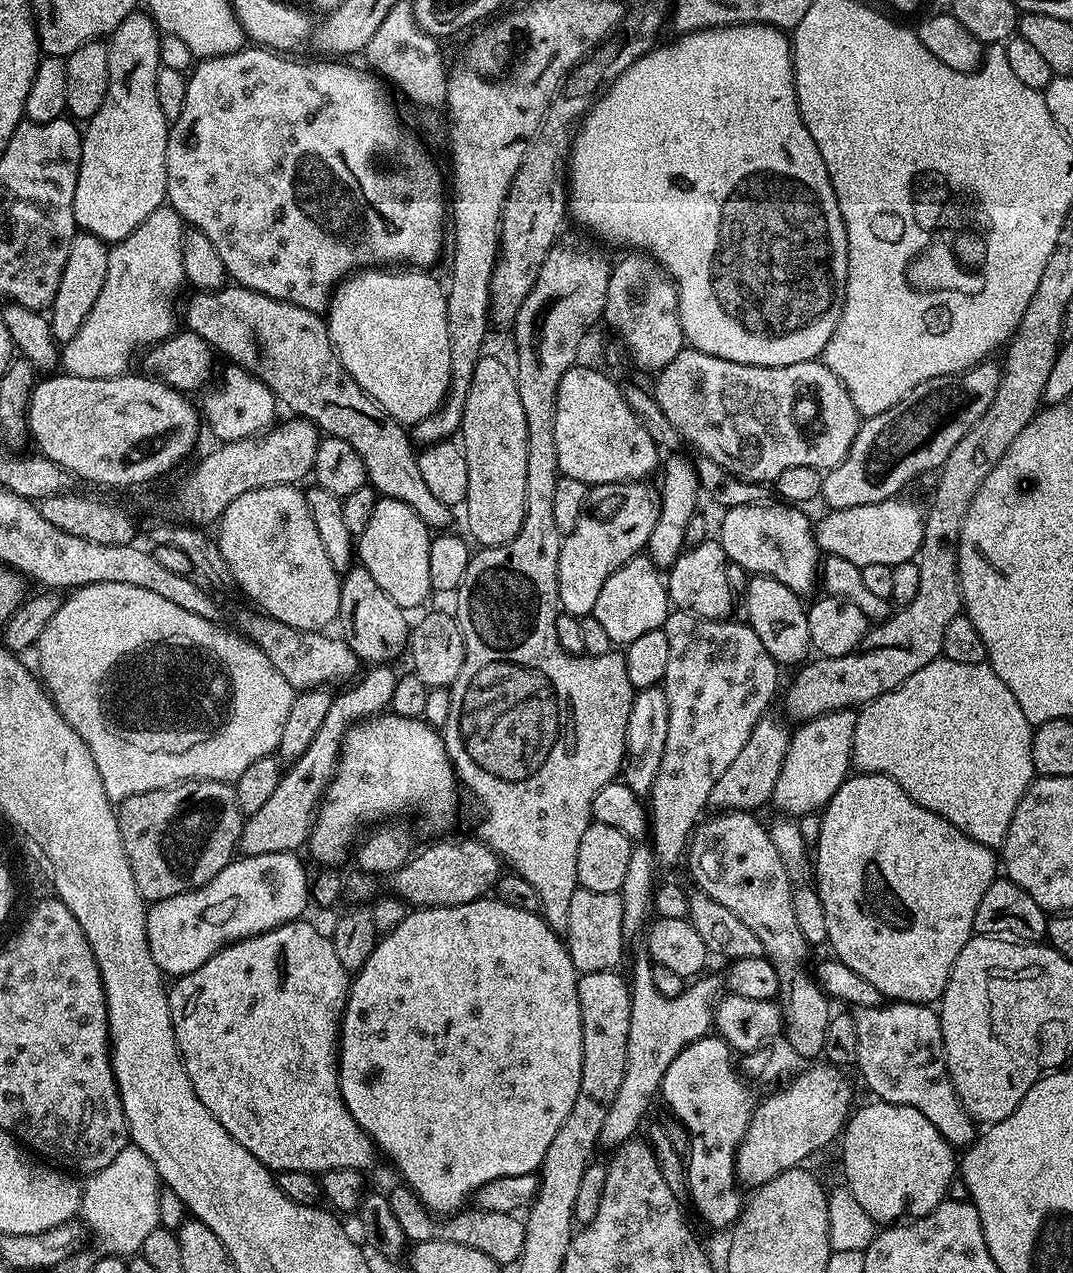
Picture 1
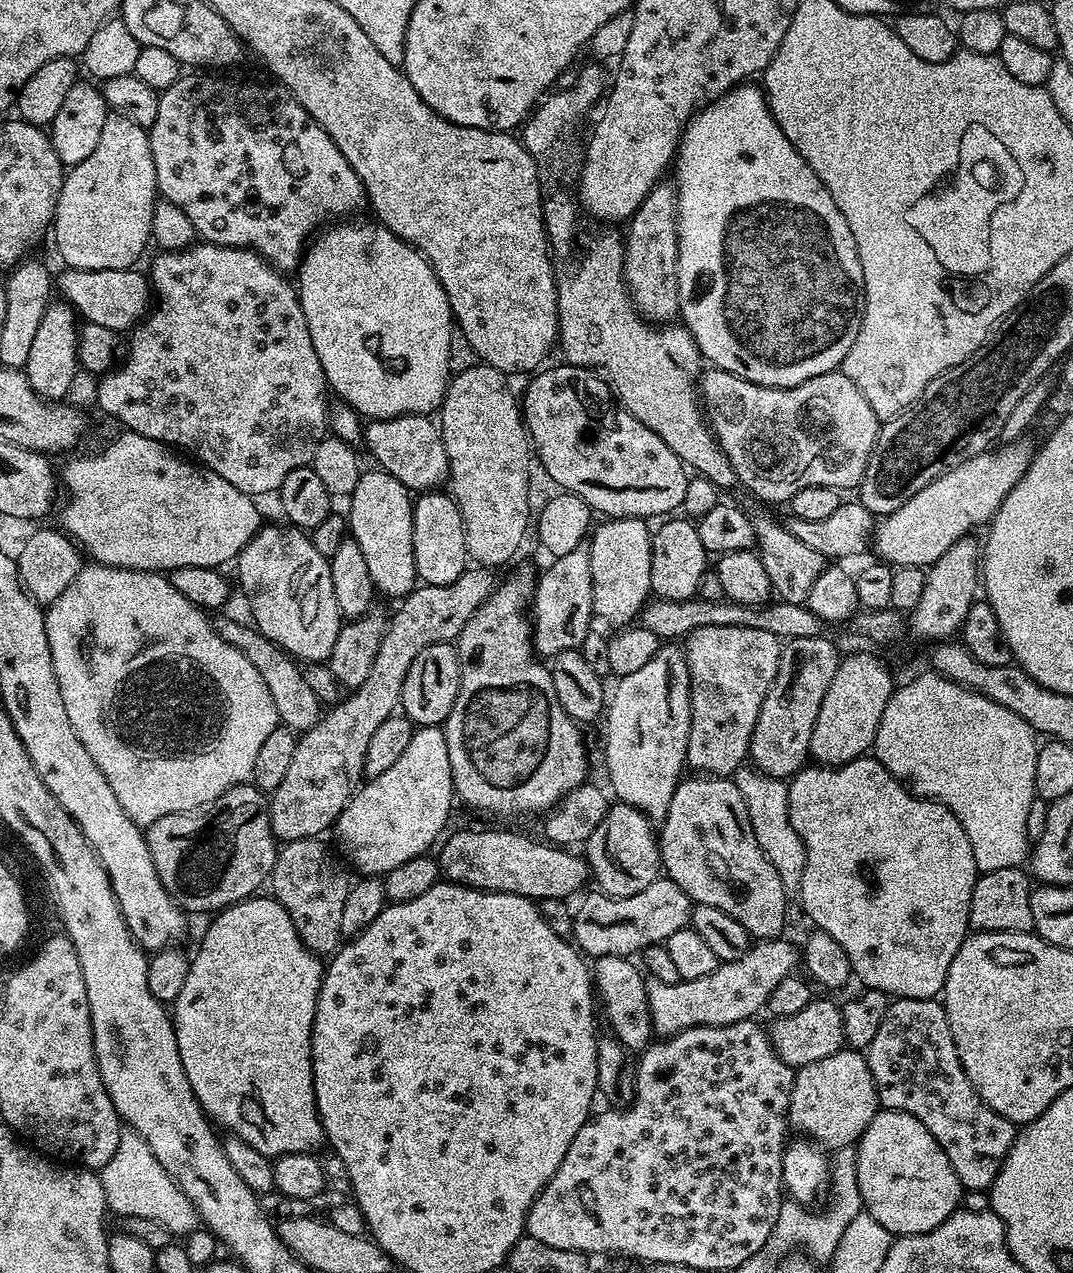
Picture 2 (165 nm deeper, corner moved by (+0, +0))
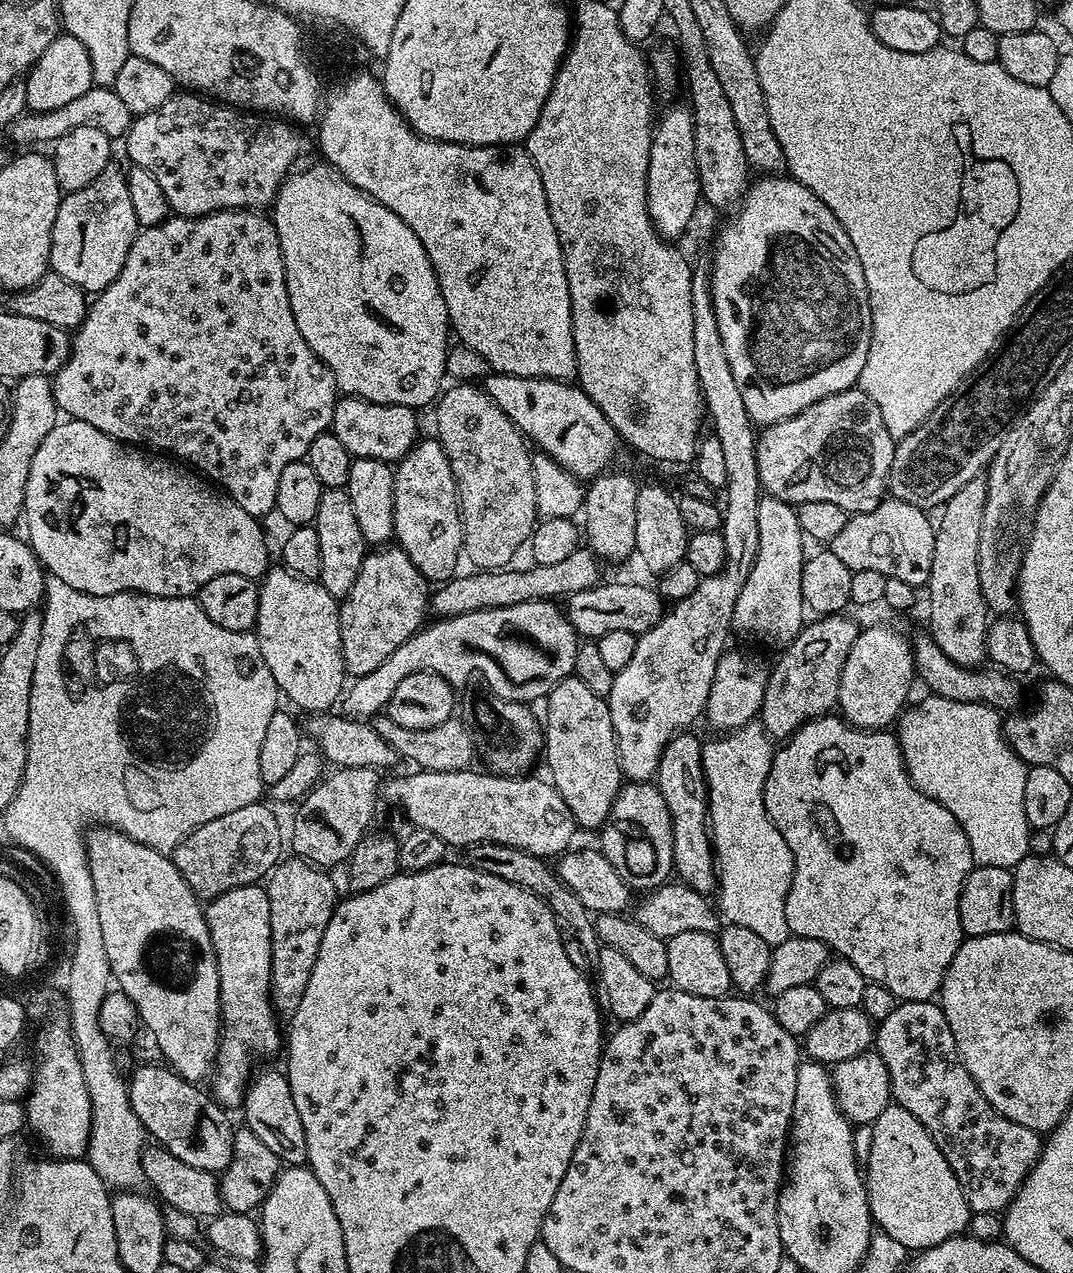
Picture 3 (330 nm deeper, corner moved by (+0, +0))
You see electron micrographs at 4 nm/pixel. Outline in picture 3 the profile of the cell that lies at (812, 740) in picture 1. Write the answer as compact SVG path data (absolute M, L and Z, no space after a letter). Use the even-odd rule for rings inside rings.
M868 628L850 646L846 666L842 666L838 690L838 712L853 728L884 730L905 707L908 687L914 681L912 645L892 628Z

